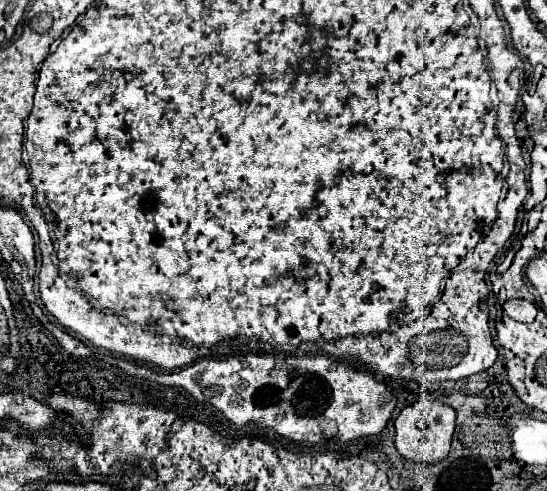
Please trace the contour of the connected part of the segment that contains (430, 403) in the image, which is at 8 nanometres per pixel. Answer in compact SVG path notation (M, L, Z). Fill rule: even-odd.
M421 398L419 402L401 410L401 414L395 420L395 430L397 430L395 446L403 458L433 464L449 454L451 436L455 430L455 410L439 400Z

